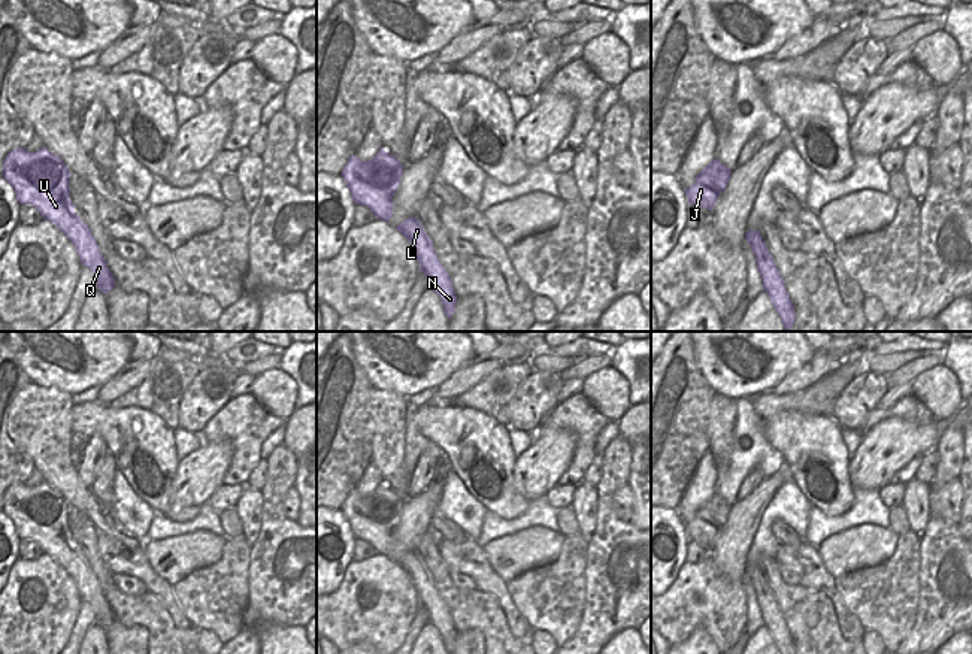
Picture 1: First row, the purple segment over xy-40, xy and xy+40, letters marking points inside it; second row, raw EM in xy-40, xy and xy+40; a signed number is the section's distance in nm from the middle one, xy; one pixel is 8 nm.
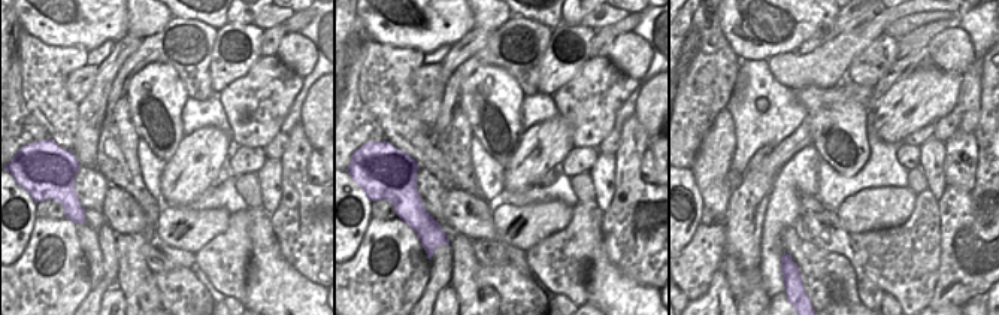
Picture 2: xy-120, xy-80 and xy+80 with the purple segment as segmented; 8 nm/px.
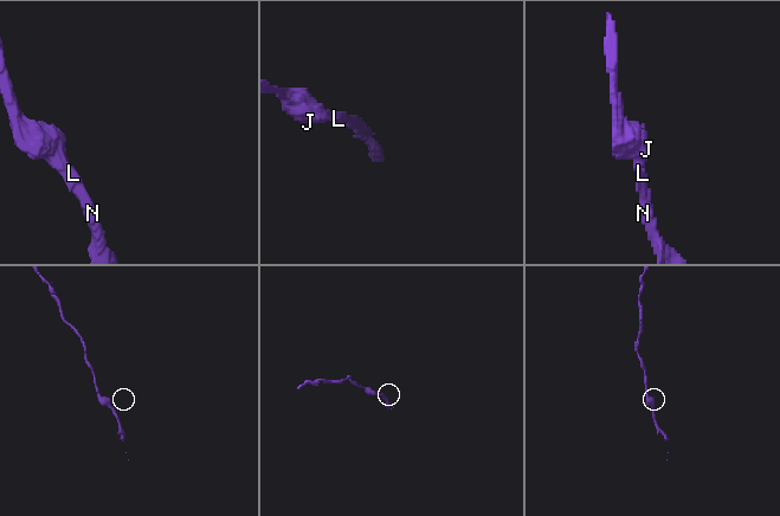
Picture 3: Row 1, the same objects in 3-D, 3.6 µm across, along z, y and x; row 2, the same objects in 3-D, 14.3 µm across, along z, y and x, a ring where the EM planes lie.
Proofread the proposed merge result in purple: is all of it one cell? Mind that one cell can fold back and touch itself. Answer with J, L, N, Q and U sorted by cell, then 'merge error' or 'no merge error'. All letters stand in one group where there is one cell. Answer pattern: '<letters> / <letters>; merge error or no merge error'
J L N Q U; no merge error

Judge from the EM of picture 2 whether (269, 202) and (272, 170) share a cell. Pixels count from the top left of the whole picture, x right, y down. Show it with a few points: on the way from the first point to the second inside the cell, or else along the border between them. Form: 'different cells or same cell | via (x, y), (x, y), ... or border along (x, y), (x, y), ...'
same cell | via (271, 194), (271, 178)

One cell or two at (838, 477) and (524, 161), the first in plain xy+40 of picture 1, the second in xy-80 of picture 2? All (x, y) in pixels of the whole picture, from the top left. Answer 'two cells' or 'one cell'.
two cells

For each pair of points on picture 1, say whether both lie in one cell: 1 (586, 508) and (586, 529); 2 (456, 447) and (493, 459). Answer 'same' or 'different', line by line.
1: same
2: same

